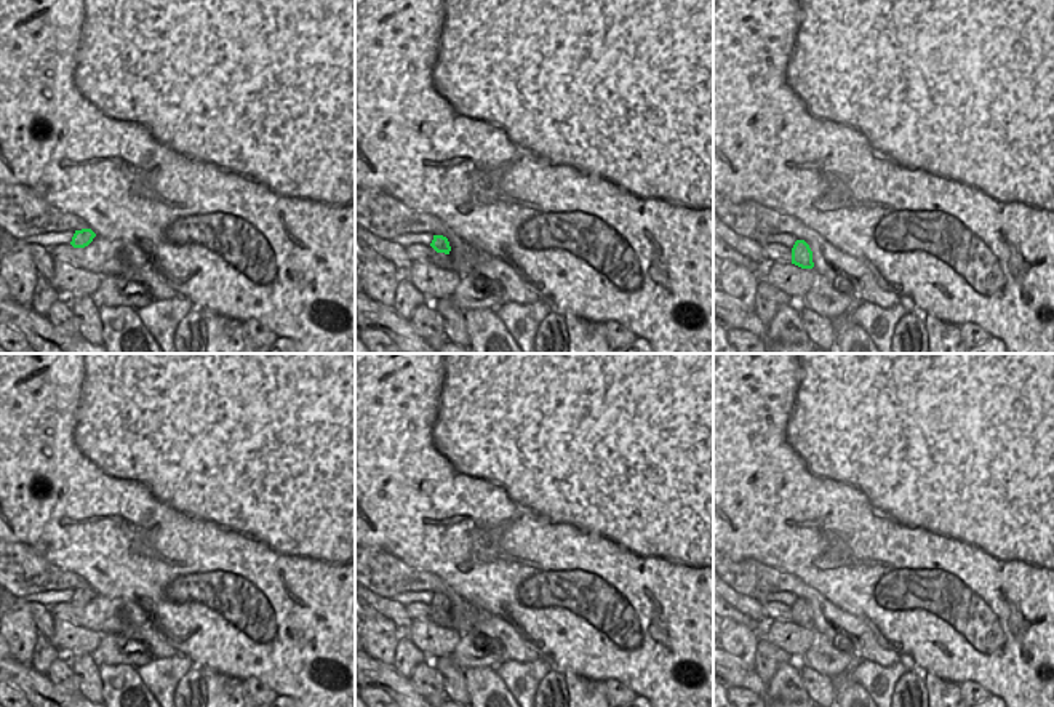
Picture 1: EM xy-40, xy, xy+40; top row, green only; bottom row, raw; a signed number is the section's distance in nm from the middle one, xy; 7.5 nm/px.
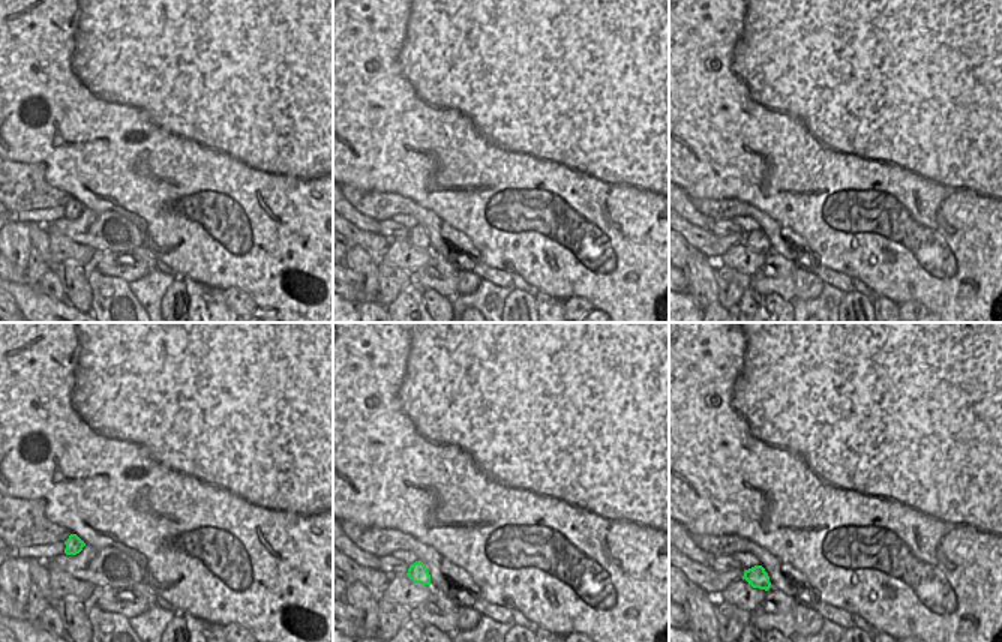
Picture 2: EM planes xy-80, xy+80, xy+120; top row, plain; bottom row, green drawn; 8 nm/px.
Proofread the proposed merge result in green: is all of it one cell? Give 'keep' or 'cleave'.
keep

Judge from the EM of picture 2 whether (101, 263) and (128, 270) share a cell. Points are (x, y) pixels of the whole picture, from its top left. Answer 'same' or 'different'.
same

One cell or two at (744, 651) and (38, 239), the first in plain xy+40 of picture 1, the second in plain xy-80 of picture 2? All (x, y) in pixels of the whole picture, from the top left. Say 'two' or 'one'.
two

